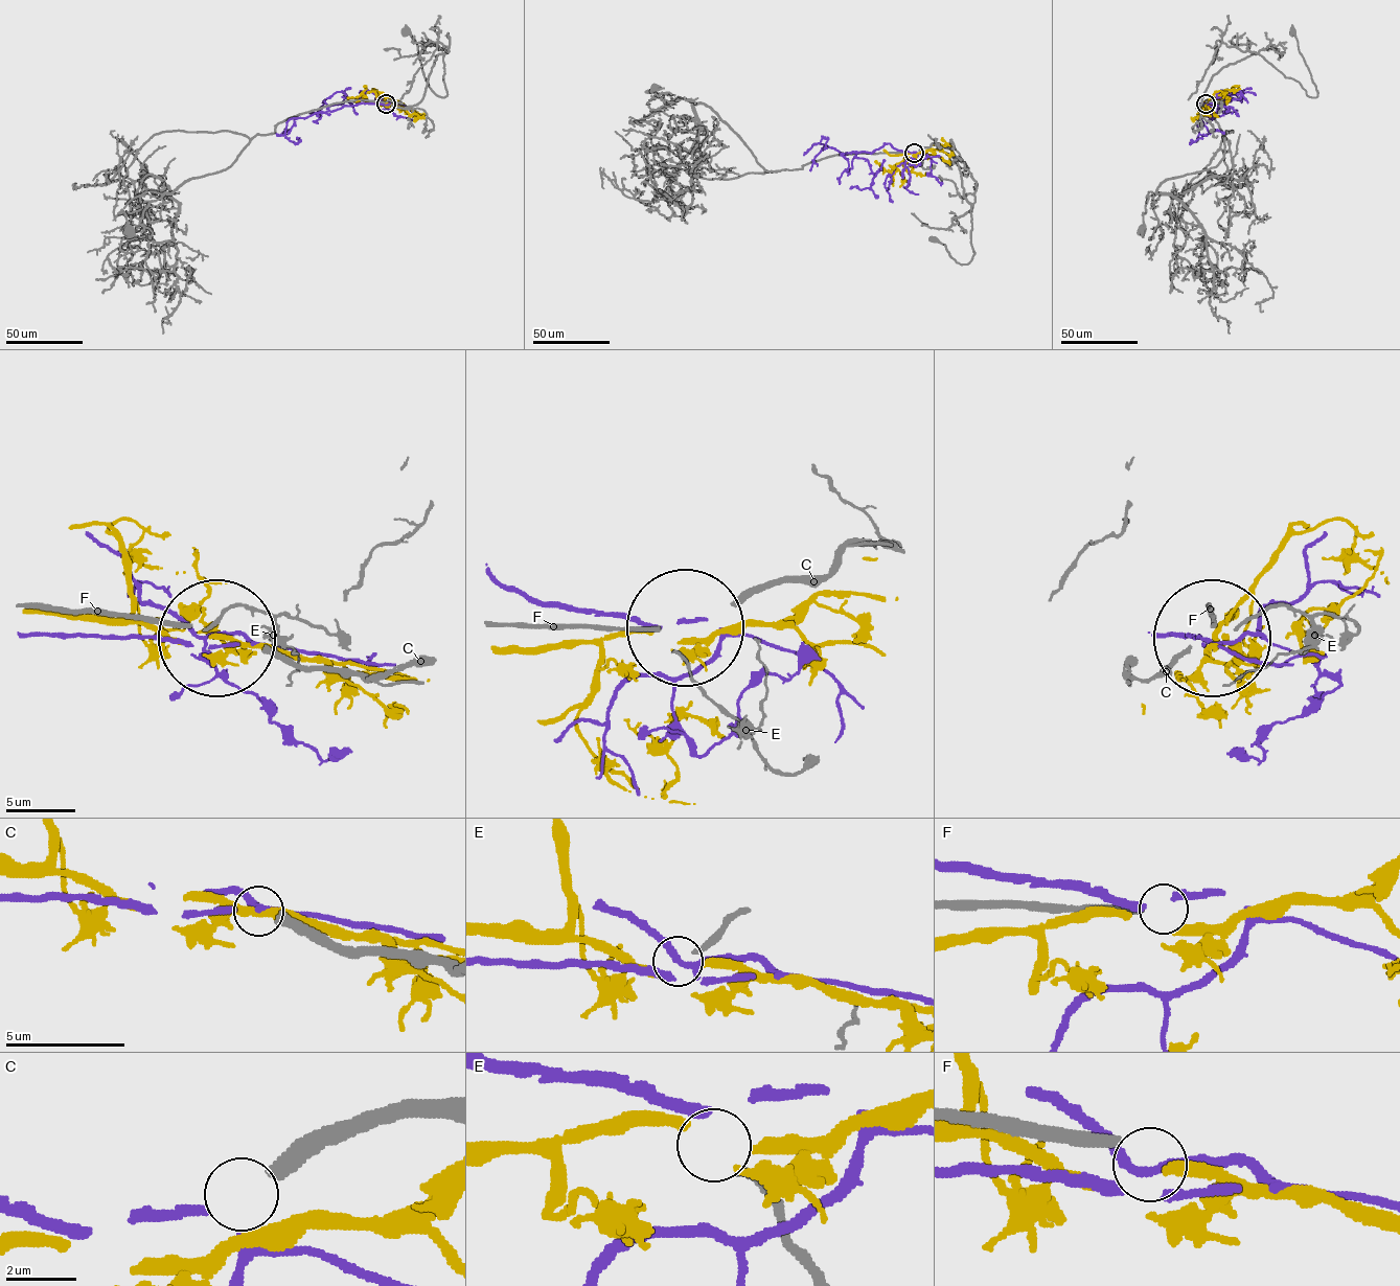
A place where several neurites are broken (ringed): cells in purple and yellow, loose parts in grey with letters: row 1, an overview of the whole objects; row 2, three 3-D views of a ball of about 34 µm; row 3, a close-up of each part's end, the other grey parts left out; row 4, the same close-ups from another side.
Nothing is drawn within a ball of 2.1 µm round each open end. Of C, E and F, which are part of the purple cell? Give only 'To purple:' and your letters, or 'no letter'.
To purple: C

